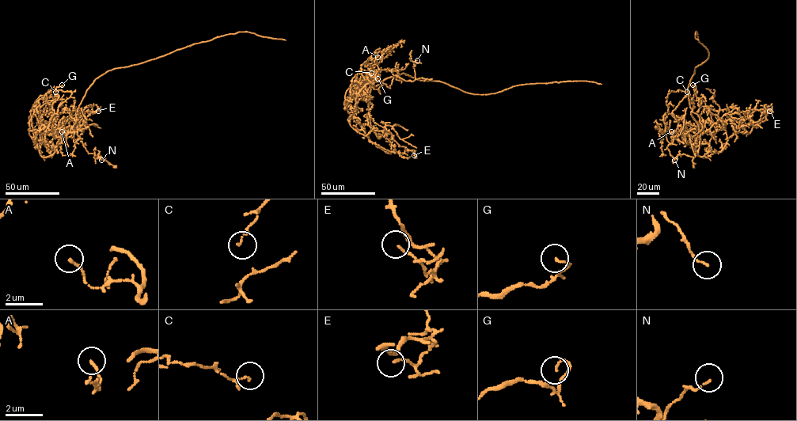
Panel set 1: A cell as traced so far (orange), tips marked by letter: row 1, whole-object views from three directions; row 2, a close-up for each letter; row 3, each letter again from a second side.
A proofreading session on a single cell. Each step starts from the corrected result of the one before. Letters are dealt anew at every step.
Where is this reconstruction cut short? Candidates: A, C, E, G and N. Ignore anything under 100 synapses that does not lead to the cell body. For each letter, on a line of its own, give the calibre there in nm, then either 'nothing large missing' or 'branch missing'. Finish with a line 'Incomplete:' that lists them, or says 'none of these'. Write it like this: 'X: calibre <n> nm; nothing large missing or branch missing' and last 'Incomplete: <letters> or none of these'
A: calibre 140 nm; nothing large missing
C: calibre 130 nm; nothing large missing
E: calibre 110 nm; nothing large missing
G: calibre 110 nm; nothing large missing
N: calibre 100 nm; nothing large missing
Incomplete: none of these

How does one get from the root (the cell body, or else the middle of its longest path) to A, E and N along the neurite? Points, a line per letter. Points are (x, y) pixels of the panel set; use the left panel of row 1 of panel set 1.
A: (85, 95), (77, 111), (65, 123), (57, 146), (62, 142), (60, 134), (64, 130), (66, 132), (62, 131)
E: (85, 95), (77, 111), (65, 123), (56, 150), (41, 156), (34, 132), (66, 130), (98, 111)
N: (85, 95), (77, 111), (65, 123), (56, 146), (74, 133), (87, 152), (99, 157), (98, 153), (101, 160)

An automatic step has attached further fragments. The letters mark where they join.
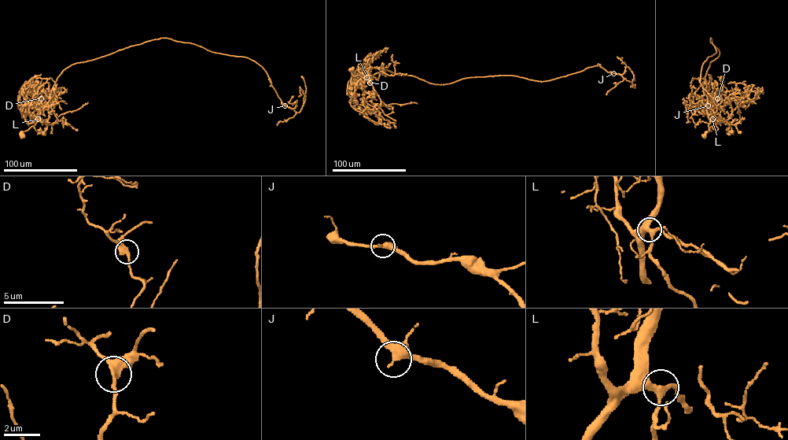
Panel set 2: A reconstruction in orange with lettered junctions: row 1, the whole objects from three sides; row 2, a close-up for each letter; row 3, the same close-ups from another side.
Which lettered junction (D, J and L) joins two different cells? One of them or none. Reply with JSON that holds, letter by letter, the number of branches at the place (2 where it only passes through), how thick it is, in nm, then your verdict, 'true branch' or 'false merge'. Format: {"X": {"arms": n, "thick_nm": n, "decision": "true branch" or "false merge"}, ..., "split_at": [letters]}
{"D": {"arms": 3, "thick_nm": 320, "decision": "true branch"}, "J": {"arms": 3, "thick_nm": 320, "decision": "true branch"}, "L": {"arms": 3, "thick_nm": 320, "decision": "true branch"}, "split_at": []}

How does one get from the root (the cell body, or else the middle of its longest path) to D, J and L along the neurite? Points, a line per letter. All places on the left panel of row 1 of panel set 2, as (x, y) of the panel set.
D: (21, 135), (23, 131), (33, 126), (35, 131), (34, 126), (37, 120), (34, 112), (41, 103), (41, 98)
J: (21, 135), (33, 126), (35, 131), (40, 103), (64, 69), (161, 38), (254, 61), (266, 72), (285, 105)
L: (21, 135), (23, 131), (33, 126), (35, 131), (34, 126), (38, 119)

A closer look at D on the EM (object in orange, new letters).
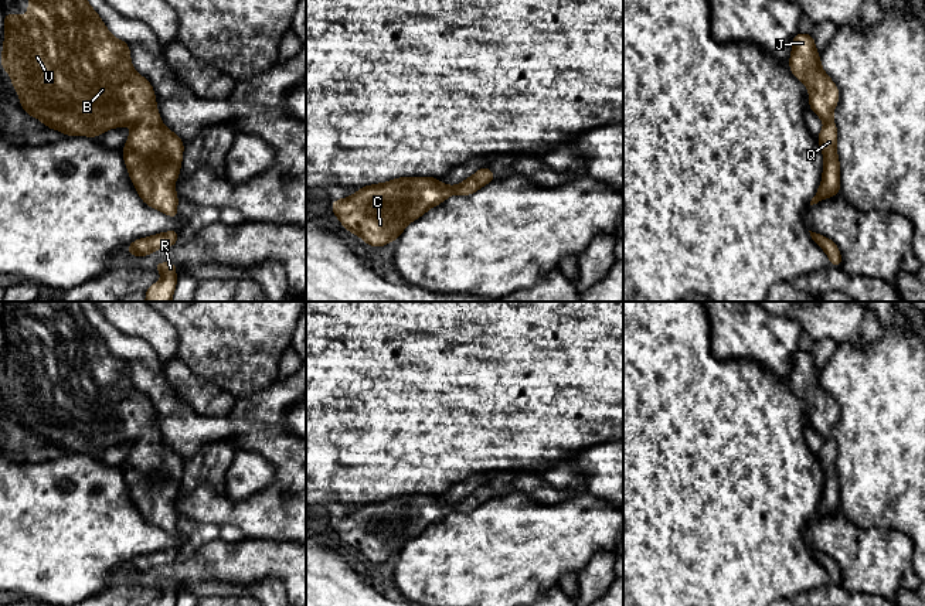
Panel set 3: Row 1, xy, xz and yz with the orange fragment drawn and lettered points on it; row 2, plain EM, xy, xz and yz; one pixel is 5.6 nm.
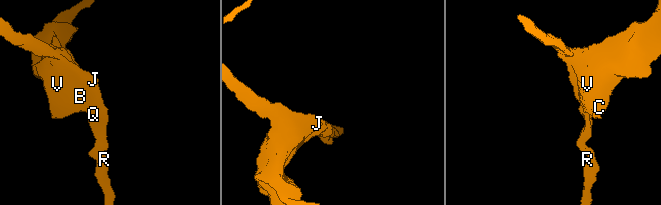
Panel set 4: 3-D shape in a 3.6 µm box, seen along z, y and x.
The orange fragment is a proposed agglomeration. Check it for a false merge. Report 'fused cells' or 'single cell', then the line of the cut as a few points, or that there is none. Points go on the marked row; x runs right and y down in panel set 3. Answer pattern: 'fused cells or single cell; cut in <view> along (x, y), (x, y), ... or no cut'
single cell; no cut

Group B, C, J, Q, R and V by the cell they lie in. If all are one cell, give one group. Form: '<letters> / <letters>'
B C J Q R V

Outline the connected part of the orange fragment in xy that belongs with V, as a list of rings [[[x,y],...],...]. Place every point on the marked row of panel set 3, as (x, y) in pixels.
[[[28,0],[27,16],[6,13],[1,68],[8,72],[27,115],[65,136],[96,137],[113,127],[132,126],[122,153],[137,194],[149,207],[173,218],[180,217],[174,181],[180,176],[184,143],[163,125],[153,86],[135,71],[129,44],[109,33],[88,0]]]

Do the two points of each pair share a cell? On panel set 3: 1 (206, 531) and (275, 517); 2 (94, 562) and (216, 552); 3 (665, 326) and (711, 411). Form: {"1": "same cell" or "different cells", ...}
{"1": "different cells", "2": "different cells", "3": "same cell"}

